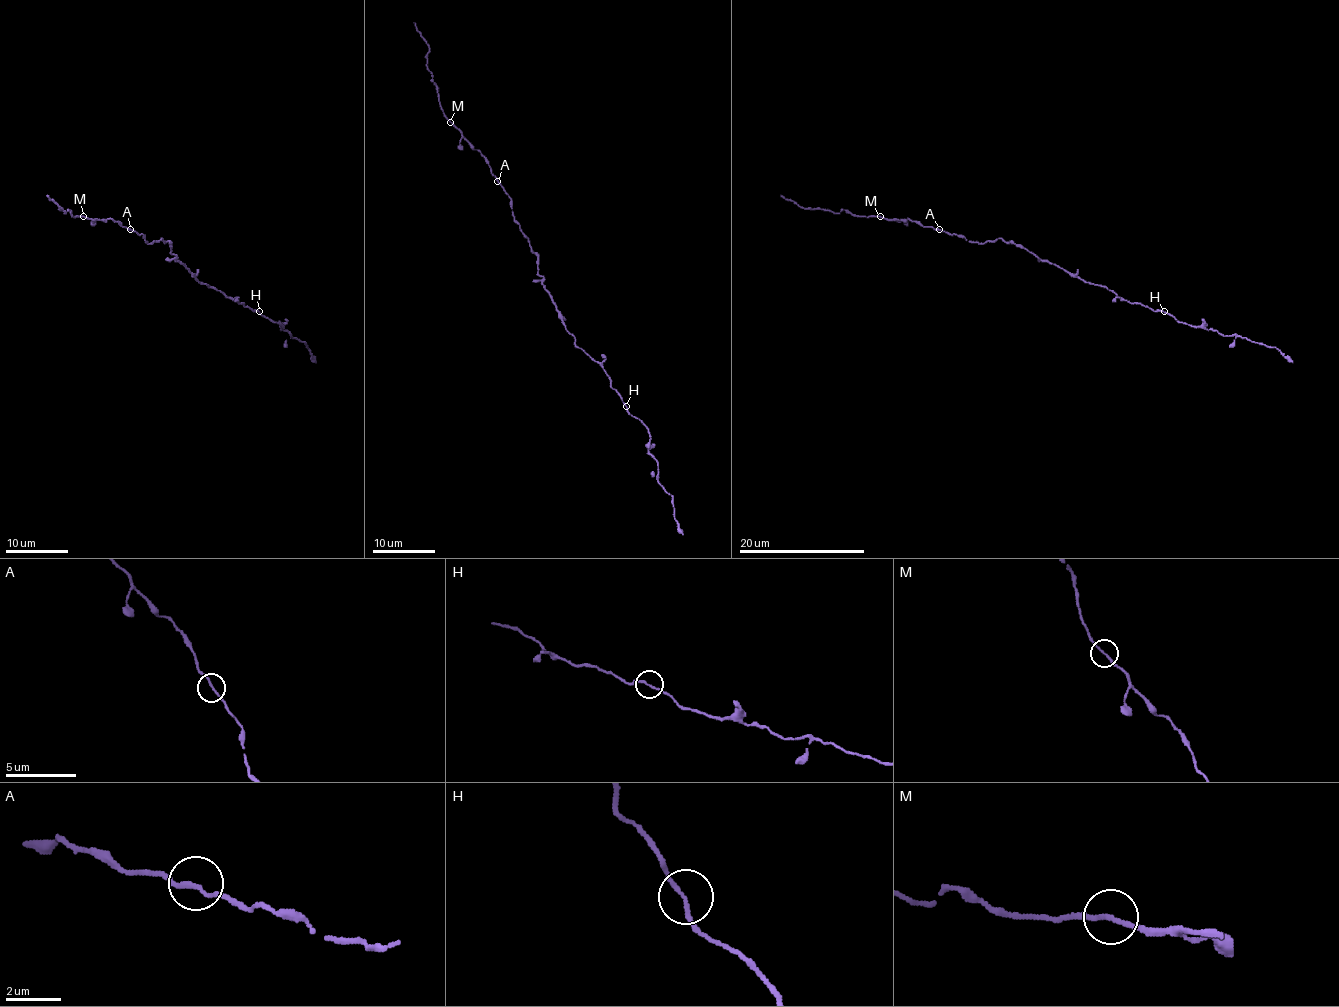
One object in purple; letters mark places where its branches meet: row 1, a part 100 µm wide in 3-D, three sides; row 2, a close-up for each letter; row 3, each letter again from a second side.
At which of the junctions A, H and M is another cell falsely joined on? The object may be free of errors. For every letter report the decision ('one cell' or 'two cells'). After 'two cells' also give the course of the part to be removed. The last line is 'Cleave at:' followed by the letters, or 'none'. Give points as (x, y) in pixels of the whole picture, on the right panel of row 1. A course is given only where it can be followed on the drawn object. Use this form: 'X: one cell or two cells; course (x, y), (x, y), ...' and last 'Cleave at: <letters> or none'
A: one cell
H: one cell
M: one cell
Cleave at: none

